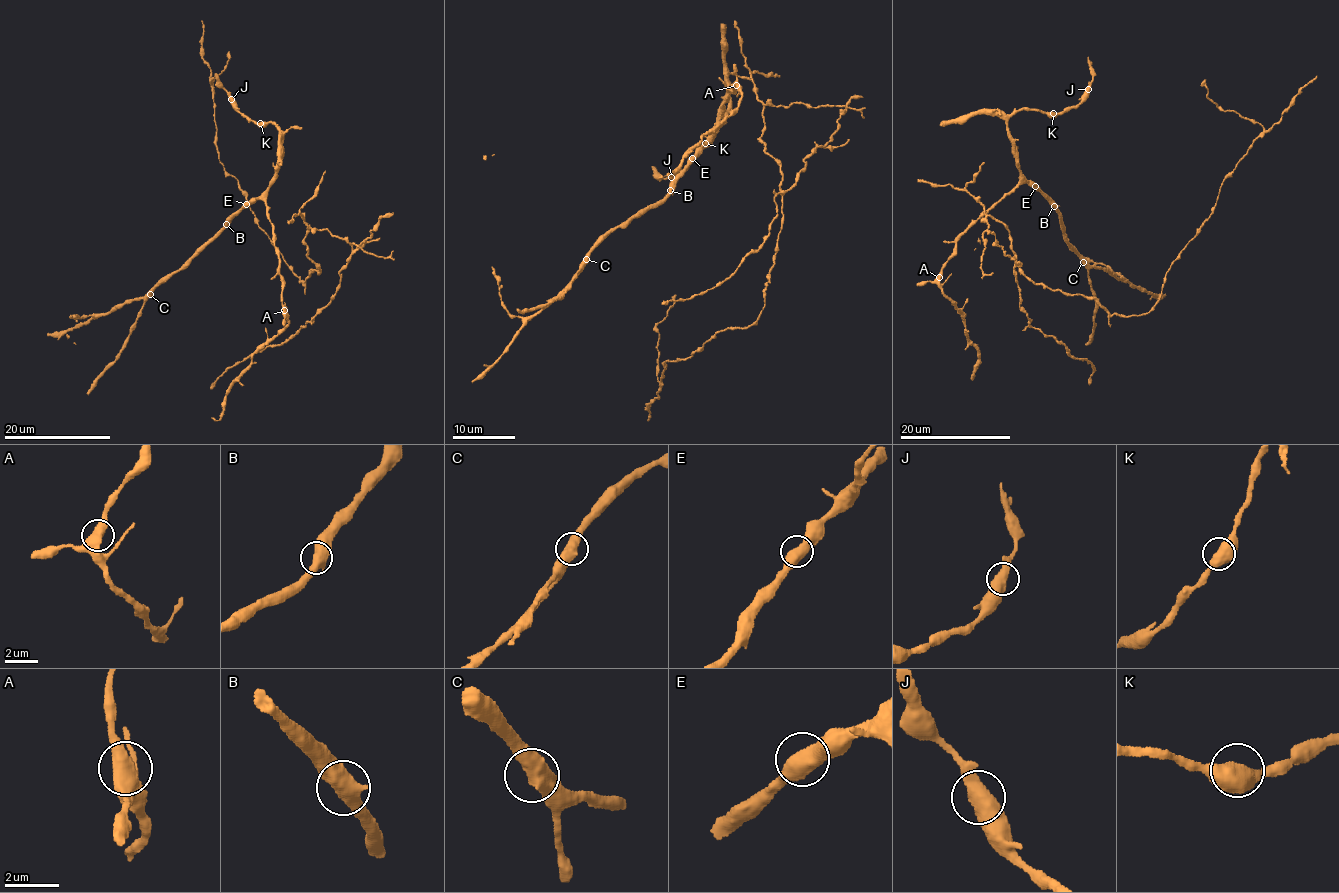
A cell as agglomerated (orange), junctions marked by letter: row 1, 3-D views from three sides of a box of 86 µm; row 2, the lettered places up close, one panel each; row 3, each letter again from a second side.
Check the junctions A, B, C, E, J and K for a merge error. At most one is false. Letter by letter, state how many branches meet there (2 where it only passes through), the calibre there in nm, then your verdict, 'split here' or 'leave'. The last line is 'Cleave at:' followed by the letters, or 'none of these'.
A: 2 | 550 nm | leave
B: 2 | 550 nm | leave
C: 2 | 550 nm | leave
E: 2 | 550 nm | leave
J: 2 | 600 nm | leave
K: 2 | 600 nm | leave
Cleave at: none of these

